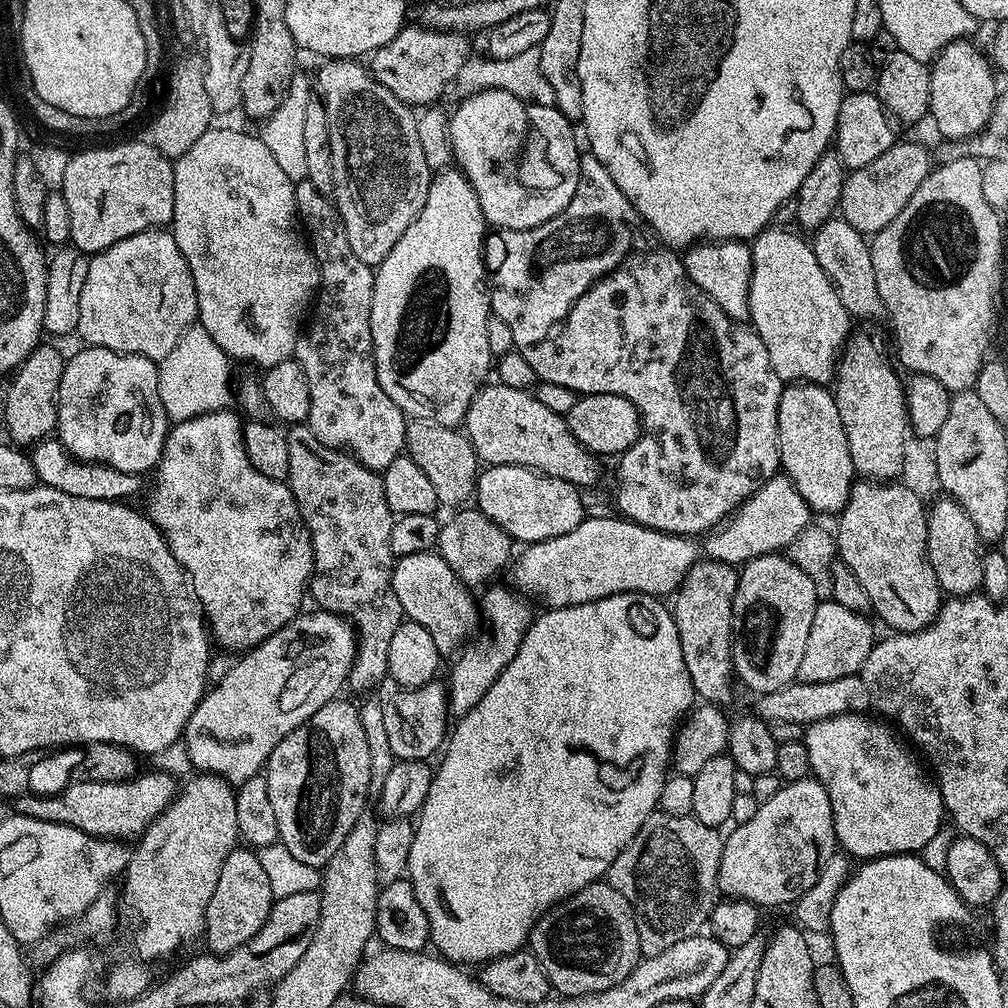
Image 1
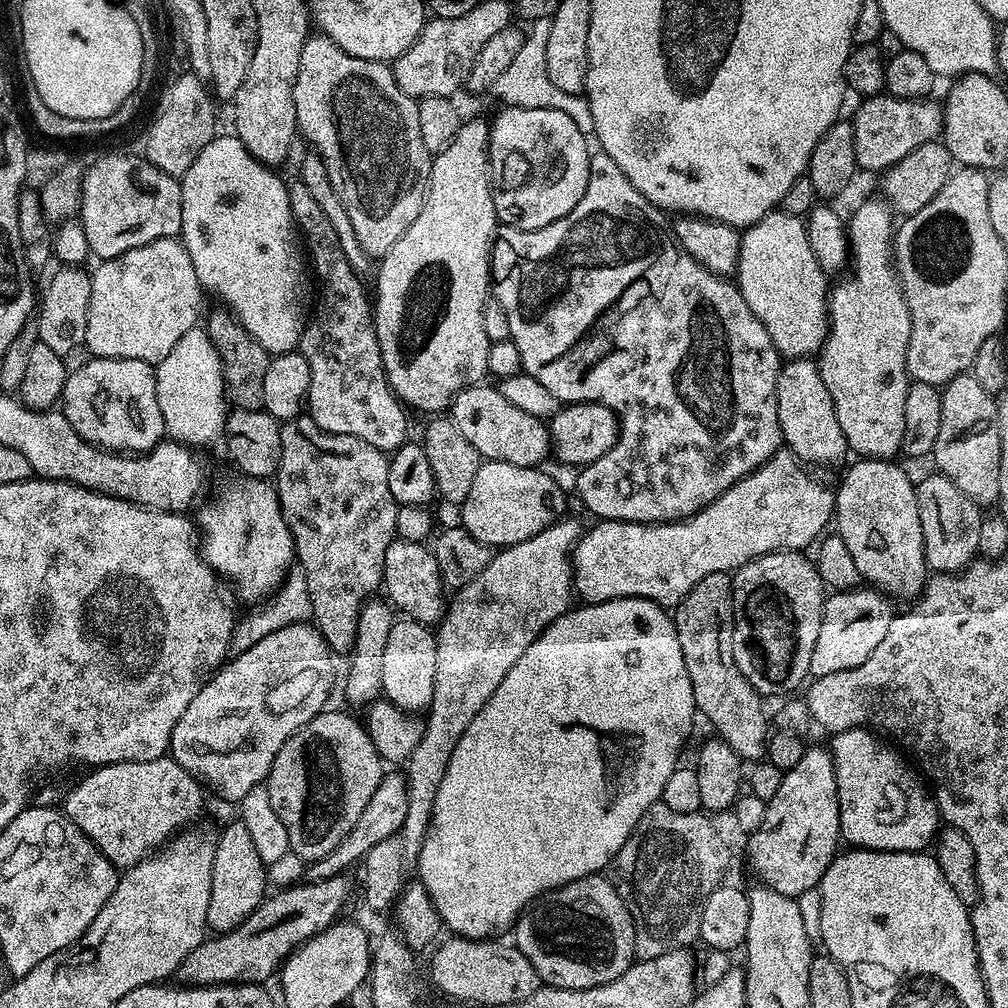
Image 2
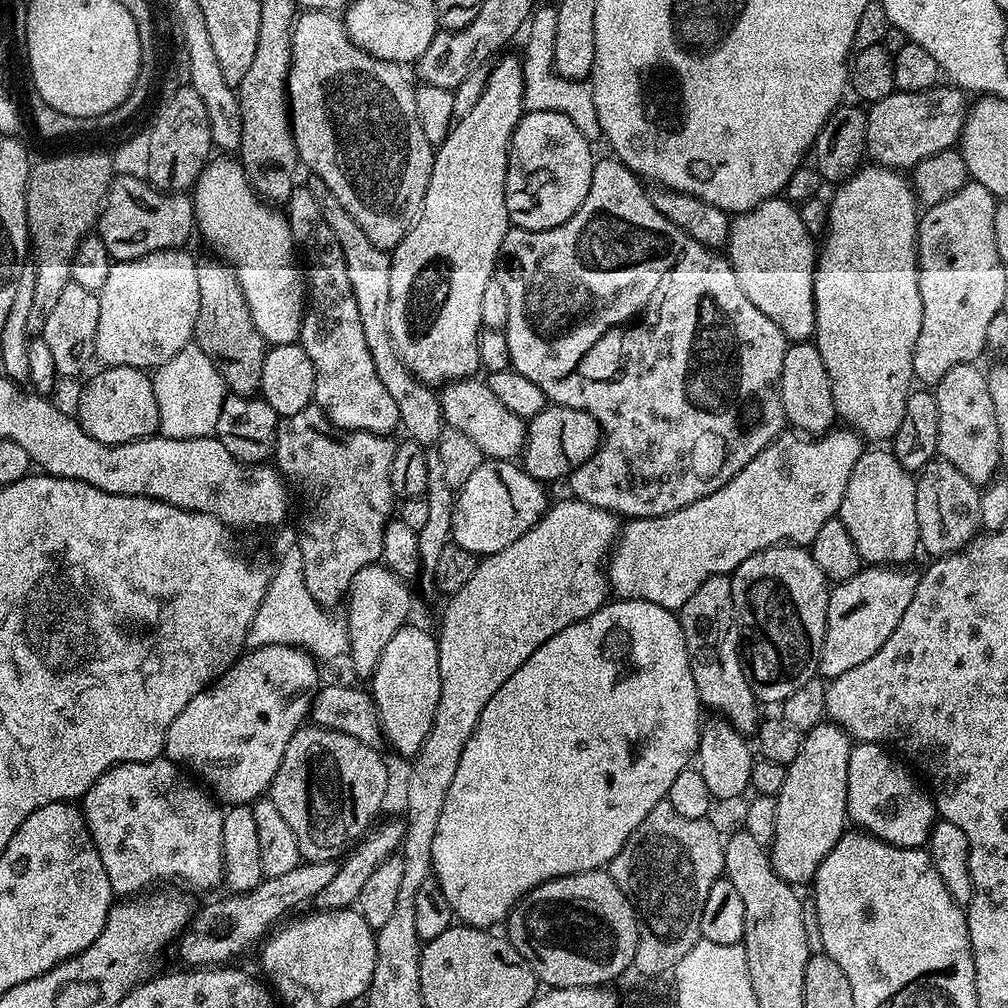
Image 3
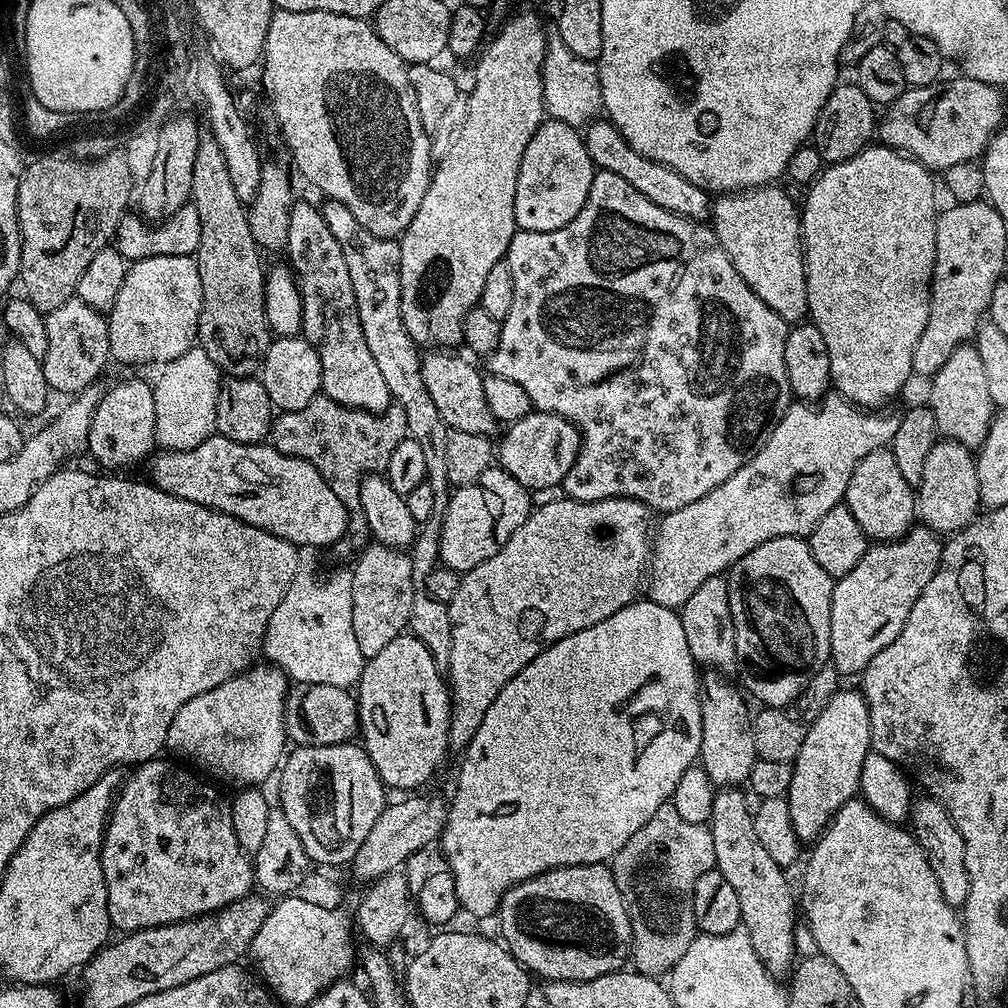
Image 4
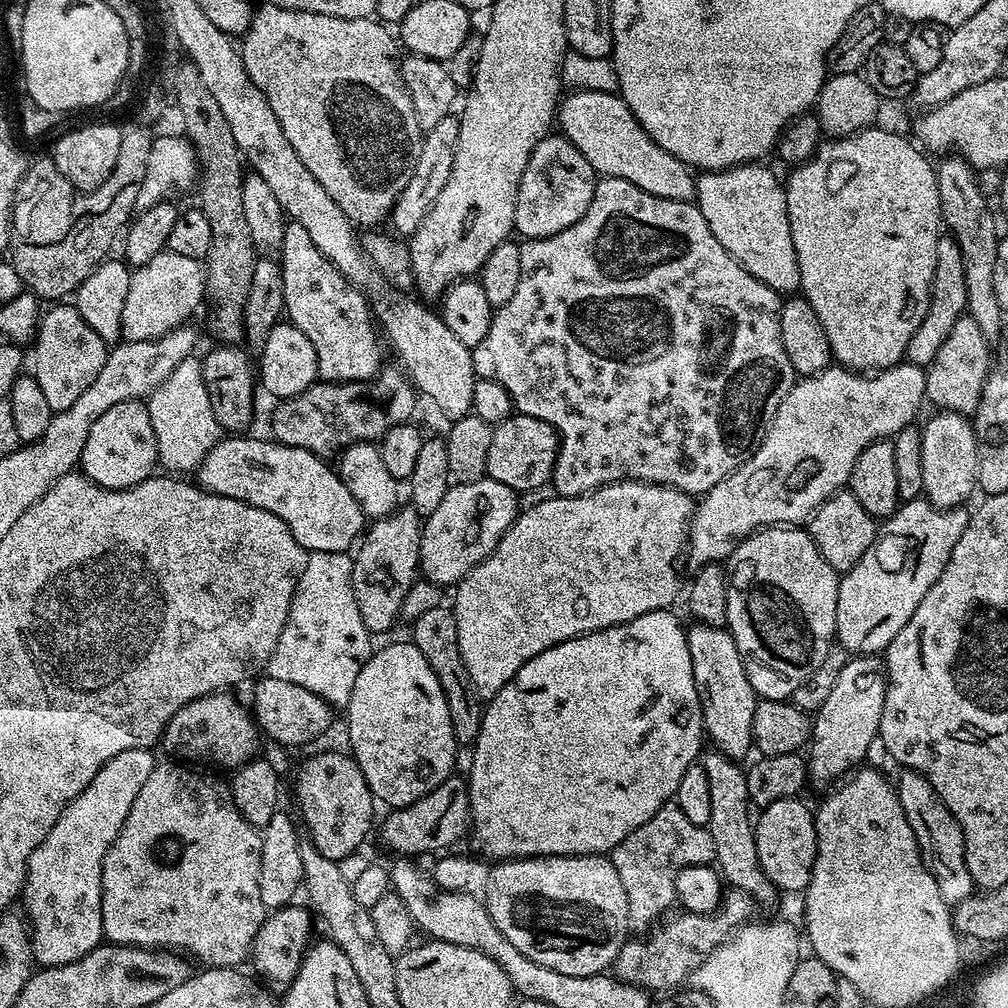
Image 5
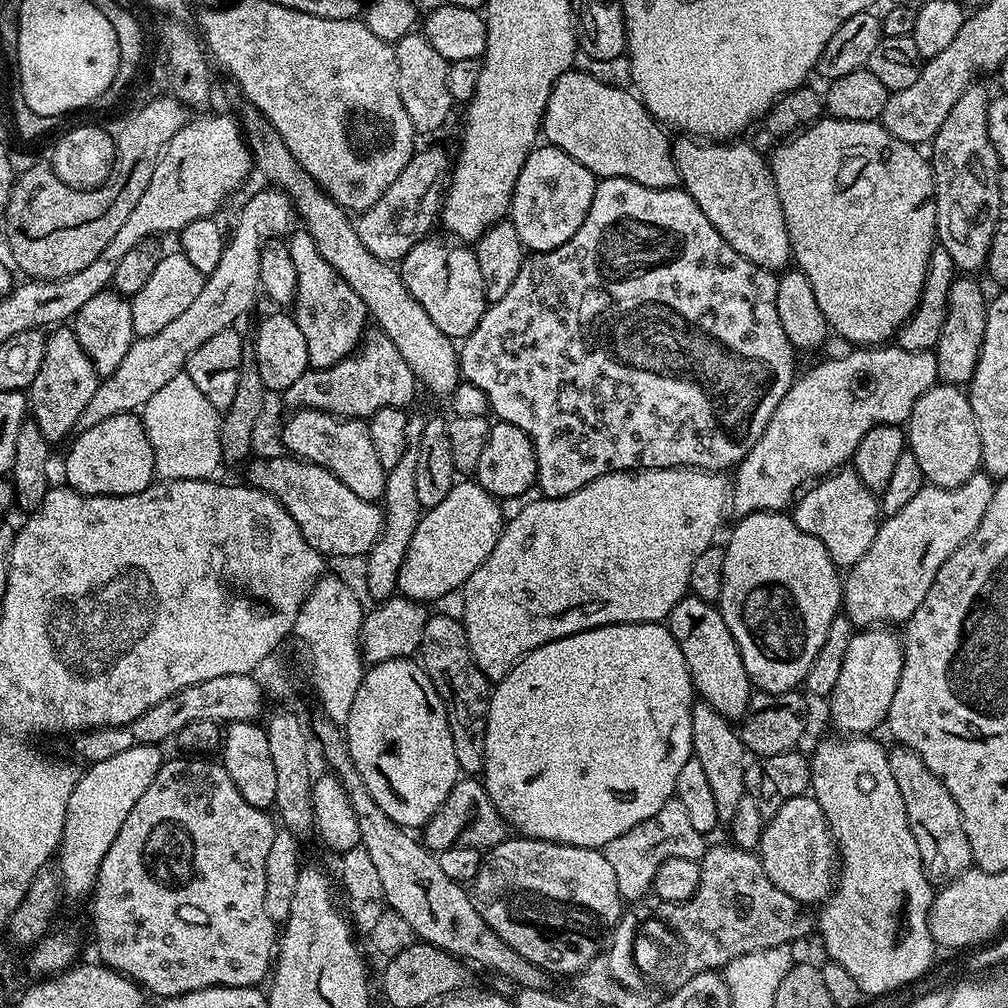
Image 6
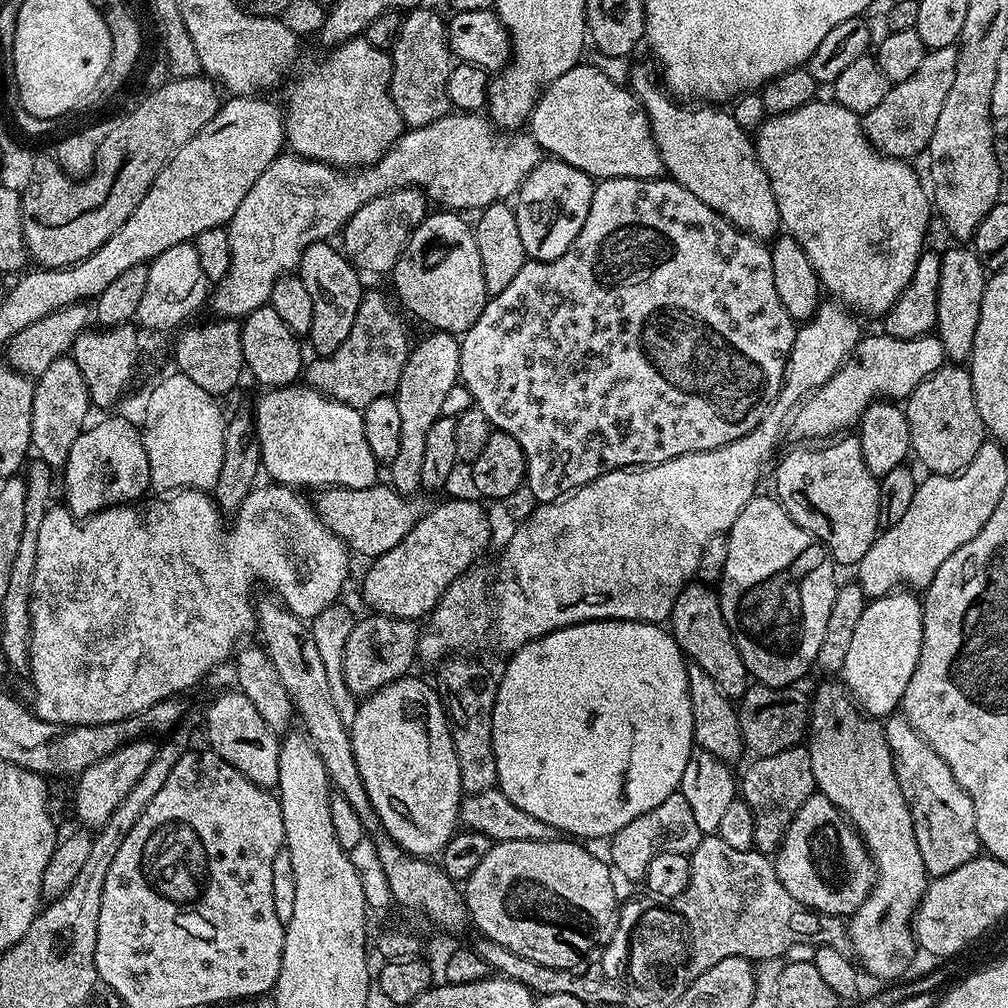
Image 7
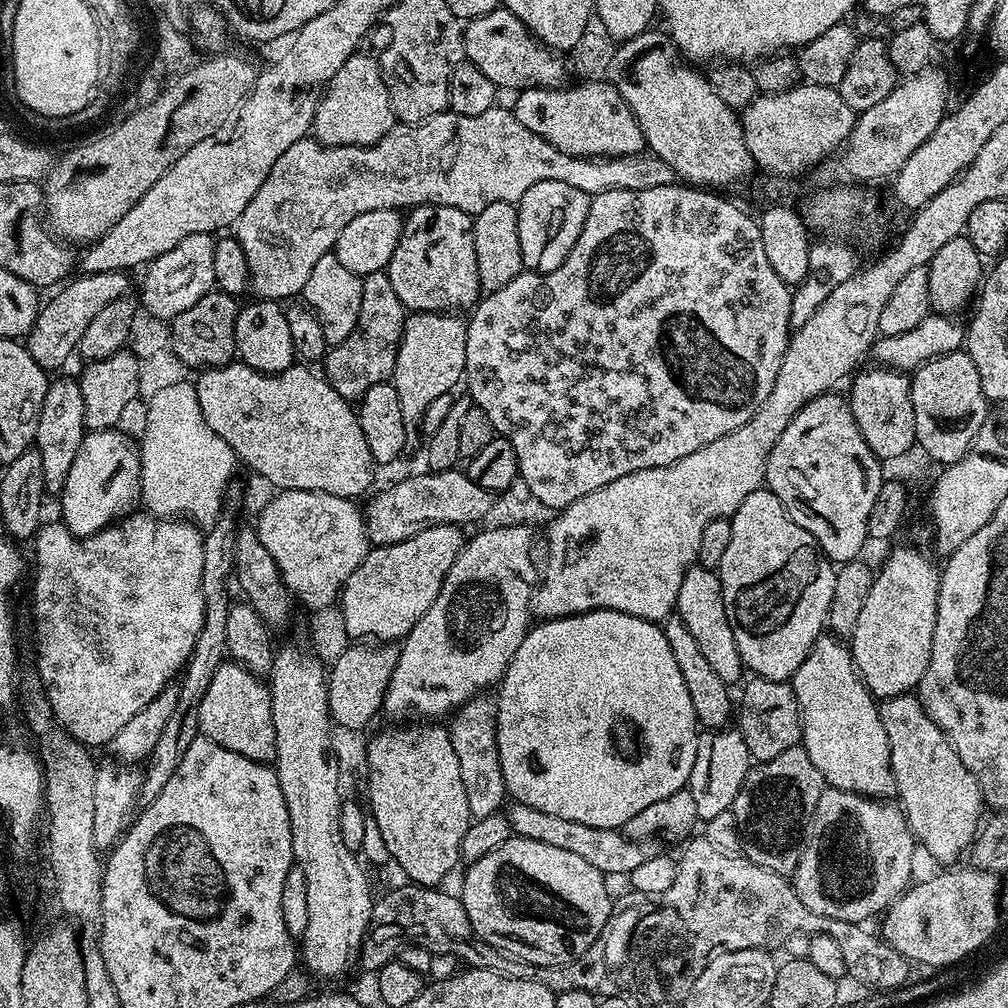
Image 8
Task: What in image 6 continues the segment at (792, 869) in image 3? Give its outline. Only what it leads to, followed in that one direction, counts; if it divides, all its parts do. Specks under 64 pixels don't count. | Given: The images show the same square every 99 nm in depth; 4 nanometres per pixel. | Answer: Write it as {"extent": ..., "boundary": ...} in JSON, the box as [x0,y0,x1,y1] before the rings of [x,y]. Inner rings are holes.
{"extent":[828,626,904,734],"boundary":[[[873,626],[857,631],[848,639],[846,658],[838,673],[828,708],[832,711],[832,724],[840,734],[872,734],[876,727],[888,719],[890,702],[894,702],[894,690],[898,690],[898,678],[902,678],[904,646],[899,635],[884,626]]]}

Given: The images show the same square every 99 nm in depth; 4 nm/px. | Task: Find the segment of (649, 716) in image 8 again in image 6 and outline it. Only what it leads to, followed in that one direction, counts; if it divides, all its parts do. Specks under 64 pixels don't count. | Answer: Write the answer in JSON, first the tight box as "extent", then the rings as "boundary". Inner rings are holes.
{"extent":[482,623,694,850],"boundary":[[[663,623],[607,624],[601,628],[591,628],[585,632],[570,634],[566,638],[558,638],[554,642],[546,642],[546,646],[538,646],[538,650],[526,653],[512,667],[510,674],[503,676],[491,689],[488,697],[486,758],[482,783],[488,791],[490,802],[494,802],[498,814],[502,814],[509,826],[520,831],[517,833],[521,837],[603,850],[607,844],[614,842],[614,838],[618,838],[618,834],[634,830],[638,822],[646,822],[646,818],[658,814],[658,810],[662,810],[662,806],[666,806],[666,802],[675,797],[678,774],[682,771],[682,766],[686,766],[686,762],[693,759],[693,703],[694,689],[686,658],[682,658],[678,642],[674,642],[670,630]]]}

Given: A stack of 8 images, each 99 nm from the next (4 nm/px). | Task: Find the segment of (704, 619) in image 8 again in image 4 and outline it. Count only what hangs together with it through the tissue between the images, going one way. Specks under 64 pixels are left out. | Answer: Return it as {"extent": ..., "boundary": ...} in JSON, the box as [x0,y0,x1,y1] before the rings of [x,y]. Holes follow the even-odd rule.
{"extent":[698,670,758,786],"boundary":[[[715,670],[703,673],[700,697],[702,746],[698,764],[706,770],[706,774],[710,774],[713,784],[717,786],[743,785],[758,759],[754,750],[753,713],[748,712],[749,701],[745,693],[737,688],[728,681],[728,678]]]}

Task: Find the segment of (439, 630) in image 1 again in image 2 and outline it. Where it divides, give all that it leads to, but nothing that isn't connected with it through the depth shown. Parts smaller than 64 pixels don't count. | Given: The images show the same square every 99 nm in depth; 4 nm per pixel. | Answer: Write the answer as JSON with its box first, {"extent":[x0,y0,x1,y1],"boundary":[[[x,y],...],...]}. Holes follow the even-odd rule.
{"extent":[382,538,446,626],"boundary":[[[399,538],[393,540],[386,550],[382,588],[385,593],[388,591],[387,599],[399,611],[401,608],[404,611],[401,613],[407,619],[429,626],[439,625],[443,620],[446,611],[446,585],[440,577],[436,553],[427,543],[406,542]]]}

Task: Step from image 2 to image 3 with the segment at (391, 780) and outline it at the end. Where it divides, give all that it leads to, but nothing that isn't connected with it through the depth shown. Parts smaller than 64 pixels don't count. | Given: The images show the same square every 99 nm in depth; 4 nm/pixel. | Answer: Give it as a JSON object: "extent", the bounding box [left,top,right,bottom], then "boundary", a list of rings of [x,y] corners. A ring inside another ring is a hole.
{"extent":[180,860,340,966],"boundary":[[[310,860],[294,866],[286,874],[278,874],[261,879],[260,885],[250,892],[225,895],[225,900],[216,900],[204,909],[197,911],[188,922],[188,927],[180,933],[180,956],[188,966],[220,966],[231,956],[248,947],[258,939],[278,916],[284,915],[288,908],[298,904],[315,901],[327,884],[333,880],[340,869],[336,860]]]}

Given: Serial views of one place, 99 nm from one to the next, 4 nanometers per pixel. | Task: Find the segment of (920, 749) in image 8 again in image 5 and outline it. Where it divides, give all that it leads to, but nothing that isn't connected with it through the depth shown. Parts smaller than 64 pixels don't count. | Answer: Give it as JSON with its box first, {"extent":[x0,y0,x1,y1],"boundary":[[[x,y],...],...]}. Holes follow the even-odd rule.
{"extent":[894,770,974,906],"boundary":[[[907,770],[899,774],[900,781],[897,779],[894,784],[896,796],[900,799],[900,805],[906,814],[906,822],[910,822],[910,830],[914,830],[920,856],[924,859],[934,882],[938,882],[938,894],[942,894],[949,906],[960,904],[974,892],[970,870],[966,870],[964,831],[961,830],[952,811],[944,805],[942,798],[938,798],[934,786],[930,786],[925,776]]]}

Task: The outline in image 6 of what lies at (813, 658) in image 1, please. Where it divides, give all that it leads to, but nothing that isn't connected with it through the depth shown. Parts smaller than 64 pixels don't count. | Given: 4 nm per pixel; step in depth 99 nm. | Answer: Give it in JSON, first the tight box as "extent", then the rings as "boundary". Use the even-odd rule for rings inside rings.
{"extent":[842,471,993,630],"boundary":[[[978,471],[957,488],[926,486],[918,490],[918,495],[904,509],[887,517],[878,534],[874,534],[870,550],[843,577],[842,612],[848,621],[860,630],[907,622],[914,610],[922,606],[922,598],[934,586],[934,578],[938,578],[938,570],[942,570],[946,558],[980,529],[993,487],[993,477]]]}

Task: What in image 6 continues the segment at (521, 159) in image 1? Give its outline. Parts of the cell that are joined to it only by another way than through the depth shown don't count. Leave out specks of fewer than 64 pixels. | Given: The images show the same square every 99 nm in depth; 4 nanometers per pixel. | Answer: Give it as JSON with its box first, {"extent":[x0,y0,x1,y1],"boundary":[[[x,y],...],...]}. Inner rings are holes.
{"extent":[510,144,598,254],"boundary":[[[553,144],[533,148],[518,174],[510,209],[512,225],[518,230],[518,238],[525,249],[532,254],[549,252],[574,238],[590,210],[590,202],[594,202],[597,183],[598,177],[586,170],[582,162],[574,162],[570,154],[558,150]]]}

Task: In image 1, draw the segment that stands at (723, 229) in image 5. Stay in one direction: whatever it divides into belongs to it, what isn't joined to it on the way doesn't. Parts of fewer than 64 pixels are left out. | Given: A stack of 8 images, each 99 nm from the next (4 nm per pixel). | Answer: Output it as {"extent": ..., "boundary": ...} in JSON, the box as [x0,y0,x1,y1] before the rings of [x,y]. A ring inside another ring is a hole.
{"extent":[750,226,850,384],"boundary":[[[769,226],[751,241],[752,277],[750,278],[750,317],[751,327],[762,338],[766,354],[770,354],[770,366],[782,382],[803,382],[806,384],[833,383],[836,365],[850,335],[849,312],[839,300],[835,286],[818,264],[807,239],[795,236],[787,227]]]}

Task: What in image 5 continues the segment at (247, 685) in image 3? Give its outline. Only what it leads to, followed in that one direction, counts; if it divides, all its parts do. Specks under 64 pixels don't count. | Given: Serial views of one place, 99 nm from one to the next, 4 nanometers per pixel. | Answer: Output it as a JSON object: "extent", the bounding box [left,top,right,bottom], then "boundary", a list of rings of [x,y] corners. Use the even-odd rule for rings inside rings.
{"extent":[162,691,262,770],"boundary":[[[223,691],[203,696],[182,706],[182,710],[178,710],[174,718],[170,718],[162,737],[162,748],[172,755],[169,757],[184,762],[201,760],[204,764],[213,760],[227,770],[235,770],[257,755],[256,747],[262,741],[257,723],[245,705],[244,709],[234,697],[228,695],[232,694]]]}

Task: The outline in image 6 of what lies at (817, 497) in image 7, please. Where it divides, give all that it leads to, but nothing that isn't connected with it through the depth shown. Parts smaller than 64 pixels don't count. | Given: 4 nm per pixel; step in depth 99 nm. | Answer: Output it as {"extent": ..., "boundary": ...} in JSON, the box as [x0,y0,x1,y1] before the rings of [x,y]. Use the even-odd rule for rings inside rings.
{"extent":[790,466,882,570],"boundary":[[[848,466],[815,481],[795,501],[790,515],[803,532],[818,538],[818,542],[826,546],[840,570],[851,568],[866,550],[870,550],[870,542],[874,542],[874,534],[878,534],[882,523],[877,493],[871,492],[859,474]]]}

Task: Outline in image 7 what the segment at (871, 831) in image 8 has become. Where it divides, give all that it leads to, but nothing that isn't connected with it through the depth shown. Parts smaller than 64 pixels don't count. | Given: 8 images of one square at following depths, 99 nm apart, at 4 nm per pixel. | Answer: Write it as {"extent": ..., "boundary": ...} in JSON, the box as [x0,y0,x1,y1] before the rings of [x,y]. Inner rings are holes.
{"extent":[774,794,876,918],"boundary":[[[814,794],[806,798],[806,802],[794,814],[790,826],[784,835],[784,841],[774,853],[776,877],[786,886],[790,898],[798,898],[807,908],[821,912],[827,916],[841,918],[851,917],[866,902],[866,898],[872,892],[872,885],[876,882],[876,866],[868,847],[860,839],[855,828],[837,810],[830,798]]]}

